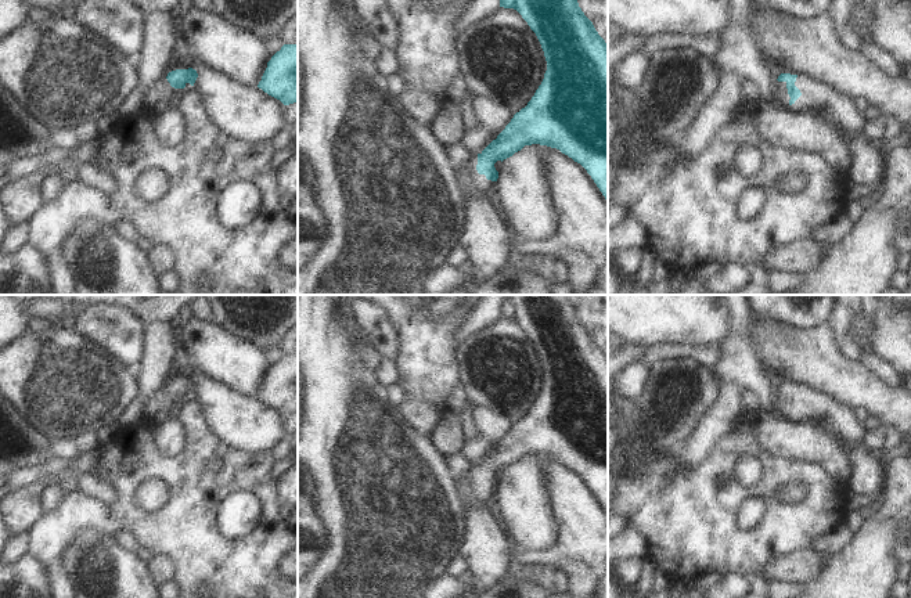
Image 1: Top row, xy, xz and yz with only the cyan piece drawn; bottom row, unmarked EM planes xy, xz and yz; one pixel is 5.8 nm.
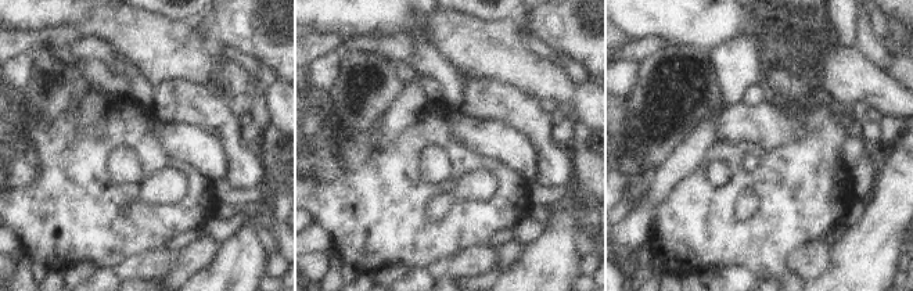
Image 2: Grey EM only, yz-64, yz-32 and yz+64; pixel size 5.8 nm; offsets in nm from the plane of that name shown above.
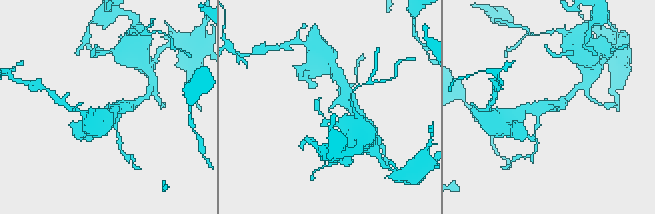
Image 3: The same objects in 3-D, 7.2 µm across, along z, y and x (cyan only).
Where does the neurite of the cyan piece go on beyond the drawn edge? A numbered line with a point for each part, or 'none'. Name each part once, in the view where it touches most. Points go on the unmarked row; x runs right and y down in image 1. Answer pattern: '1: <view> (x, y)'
1: yz (821, 411)

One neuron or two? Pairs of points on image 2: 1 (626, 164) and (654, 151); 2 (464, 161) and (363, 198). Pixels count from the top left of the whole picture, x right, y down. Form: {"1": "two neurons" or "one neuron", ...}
{"1": "one neuron", "2": "one neuron"}

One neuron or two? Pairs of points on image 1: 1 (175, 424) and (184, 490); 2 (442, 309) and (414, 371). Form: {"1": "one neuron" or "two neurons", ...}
{"1": "two neurons", "2": "one neuron"}

